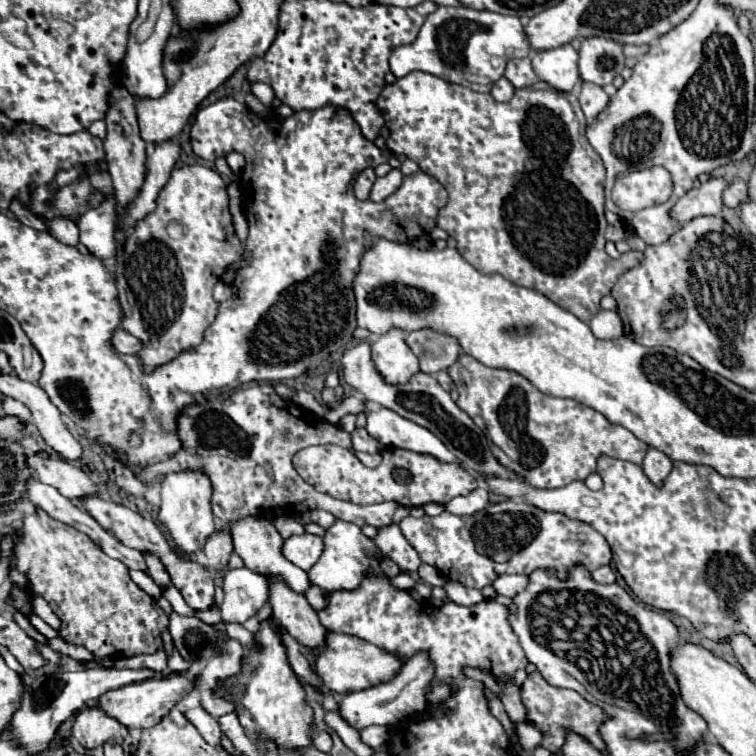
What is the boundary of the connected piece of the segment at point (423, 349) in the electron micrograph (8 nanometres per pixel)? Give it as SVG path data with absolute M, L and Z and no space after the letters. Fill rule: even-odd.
M431 328L409 332L405 342L411 346L415 356L419 358L421 370L427 374L447 370L461 352L461 346L453 336L439 334Z

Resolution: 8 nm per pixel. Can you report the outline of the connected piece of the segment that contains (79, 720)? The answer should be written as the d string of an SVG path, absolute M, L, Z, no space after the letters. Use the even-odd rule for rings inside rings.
M85 704L75 714L71 736L83 748L95 748L99 744L105 744L107 740L117 740L119 728L121 724L115 718L107 716L97 704Z

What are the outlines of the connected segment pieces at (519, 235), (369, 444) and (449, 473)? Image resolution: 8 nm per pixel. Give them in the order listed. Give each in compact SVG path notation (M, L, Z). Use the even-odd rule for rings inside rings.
M409 72L407 76L403 76L397 82L387 84L383 88L383 92L379 94L377 106L379 106L379 112L383 114L385 124L391 132L391 136L387 138L387 148L395 154L403 154L409 160L417 162L423 172L431 174L433 178L437 178L445 186L445 190L449 194L449 202L447 202L447 206L443 206L439 210L437 226L443 228L449 236L453 236L457 240L457 250L463 254L463 258L467 262L471 262L483 274L495 274L497 272L497 274L503 274L507 280L511 280L519 286L535 288L537 292L545 294L555 304L563 306L565 310L569 310L571 314L575 314L583 322L589 322L591 316L595 316L601 310L599 300L611 292L619 274L625 272L625 266L619 266L619 260L609 258L607 252L605 252L607 220L605 220L605 214L603 214L603 204L605 204L605 196L603 196L605 168L603 168L603 162L593 150L583 148L583 144L579 140L579 122L575 118L575 112L573 112L569 100L561 92L557 92L553 88L547 88L547 90L517 88L509 102L497 102L497 100L493 100L491 94L479 94L479 92L467 88L467 86L445 82L445 80L441 80L433 74Z
M361 428L361 430L355 430L353 434L351 434L351 438L353 438L353 448L355 450L361 450L361 452L381 452L383 450L383 446L379 446L379 442L375 442L375 438L371 438L369 434L367 434L367 430L365 428Z
M335 444L309 446L295 454L293 466L303 480L319 492L353 504L377 504L393 500L401 506L425 506L429 502L447 504L455 496L467 496L479 486L479 480L469 474L459 462L441 462L431 454L419 454L403 448L385 448L383 462L377 468L365 468L351 450Z

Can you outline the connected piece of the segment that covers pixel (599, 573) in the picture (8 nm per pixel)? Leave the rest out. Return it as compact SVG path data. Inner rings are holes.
M601 566L597 570L593 570L593 578L597 582L603 582L603 584L611 584L615 580L615 572L611 566Z

